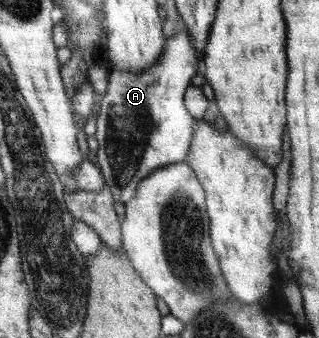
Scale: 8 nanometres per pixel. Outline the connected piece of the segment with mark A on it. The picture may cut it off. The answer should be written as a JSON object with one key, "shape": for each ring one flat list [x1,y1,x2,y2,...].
{"shape":[[181,18,173,35,165,39,161,56,150,67,136,75,127,69,107,70,107,88,100,101,94,133,99,144,95,157,104,185,124,207,145,176,188,157,194,120,185,107,184,93,197,70,198,59]]}

